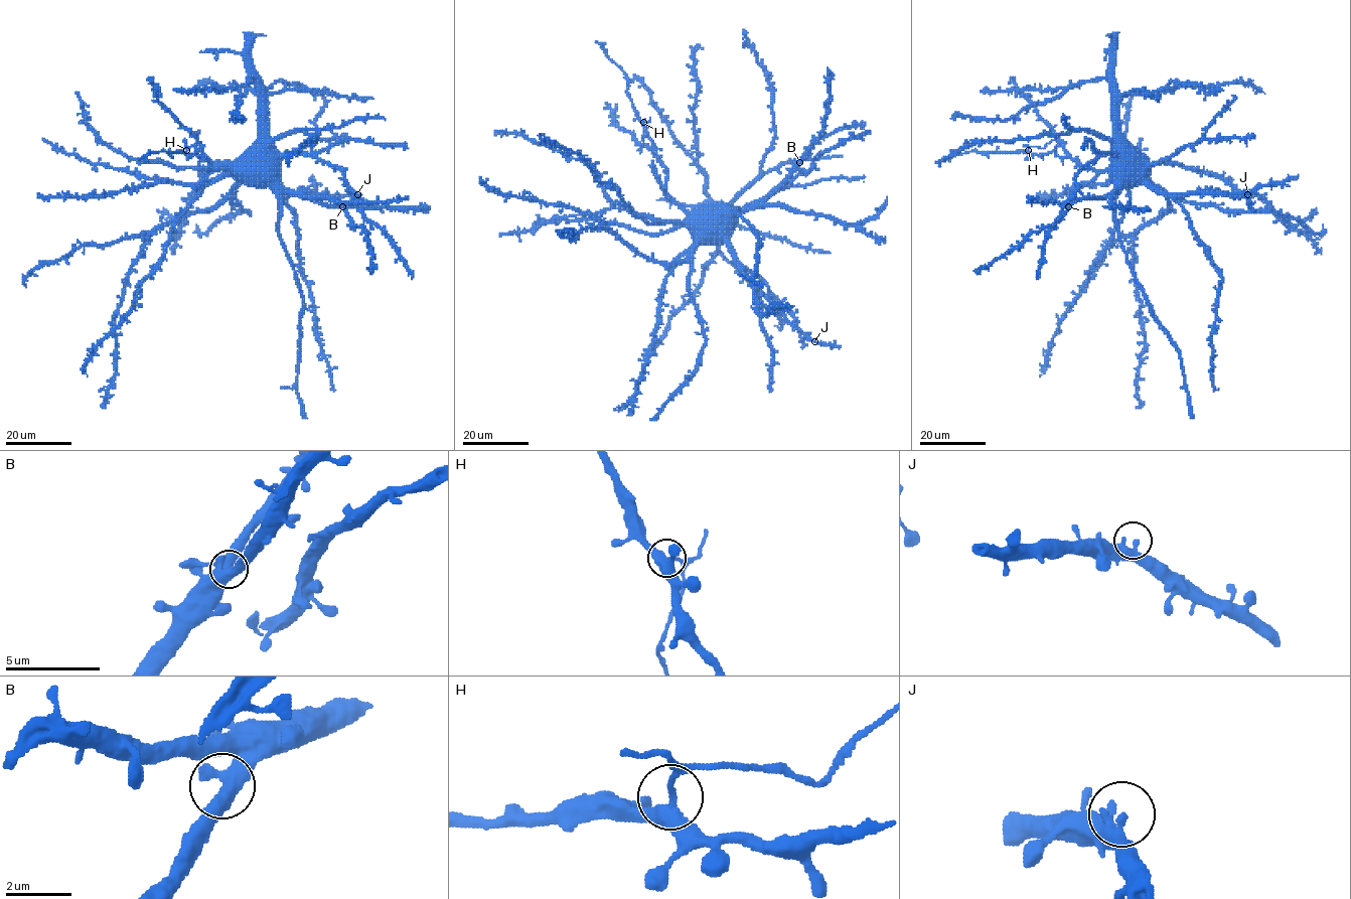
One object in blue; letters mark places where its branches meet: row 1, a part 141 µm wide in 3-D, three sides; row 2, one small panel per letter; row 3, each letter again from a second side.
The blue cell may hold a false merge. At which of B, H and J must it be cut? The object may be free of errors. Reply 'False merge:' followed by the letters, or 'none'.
False merge: H

